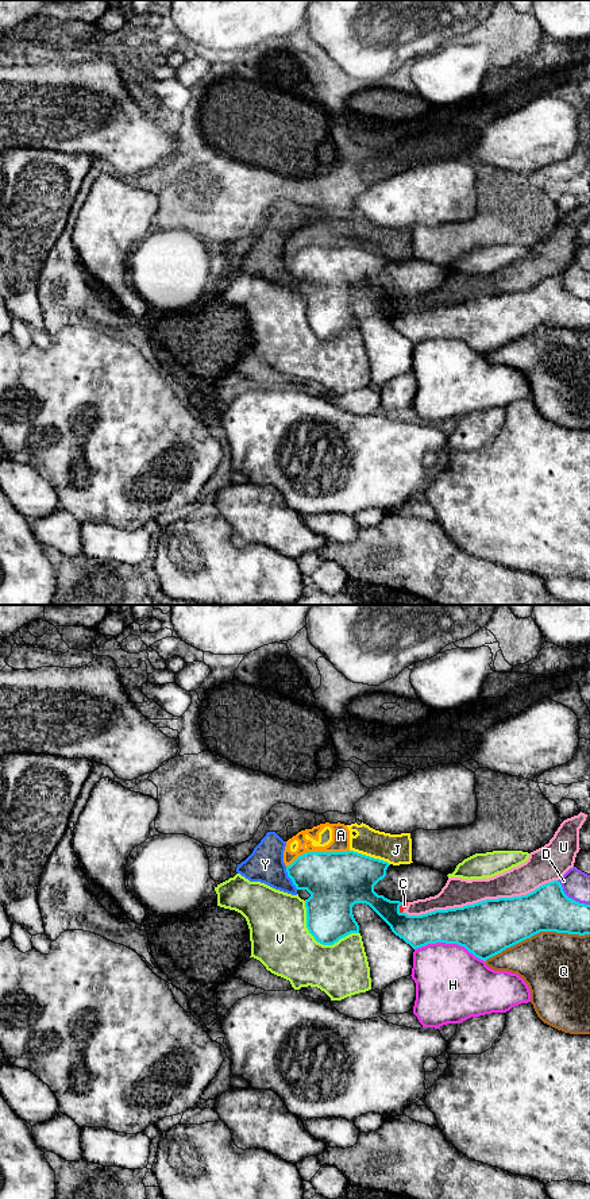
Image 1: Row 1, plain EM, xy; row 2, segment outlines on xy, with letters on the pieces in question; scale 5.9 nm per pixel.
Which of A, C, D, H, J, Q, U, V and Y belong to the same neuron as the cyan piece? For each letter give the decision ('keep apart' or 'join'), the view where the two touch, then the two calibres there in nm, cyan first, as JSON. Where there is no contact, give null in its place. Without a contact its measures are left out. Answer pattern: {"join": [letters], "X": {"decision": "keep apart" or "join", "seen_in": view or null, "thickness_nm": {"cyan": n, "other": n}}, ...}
{"join": [], "A": {"decision": "keep apart", "seen_in": "xy", "thickness_nm": {"cyan": 340, "other": 110}}, "C": {"decision": "keep apart", "seen_in": "xy", "thickness_nm": {"cyan": 190, "other": 40}}, "D": {"decision": "keep apart", "seen_in": "xy", "thickness_nm": {"cyan": 280, "other": 160}}, "H": {"decision": "keep apart", "seen_in": "xy", "thickness_nm": {"cyan": 320, "other": 440}}, "J": {"decision": "keep apart", "seen_in": "xy", "thickness_nm": {"cyan": 340, "other": 180}}, "Q": {"decision": "keep apart", "seen_in": "xy", "thickness_nm": {"cyan": 300, "other": 400}}, "U": {"decision": "keep apart", "seen_in": "xy", "thickness_nm": {"cyan": 320, "other": 170}}, "V": {"decision": "keep apart", "seen_in": "xy", "thickness_nm": {"cyan": 280, "other": 360}}, "Y": {"decision": "keep apart", "seen_in": "xy", "thickness_nm": {"cyan": 320, "other": 220}}}

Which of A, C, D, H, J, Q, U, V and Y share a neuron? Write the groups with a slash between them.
A J / C U / D / H / Q / V / Y

